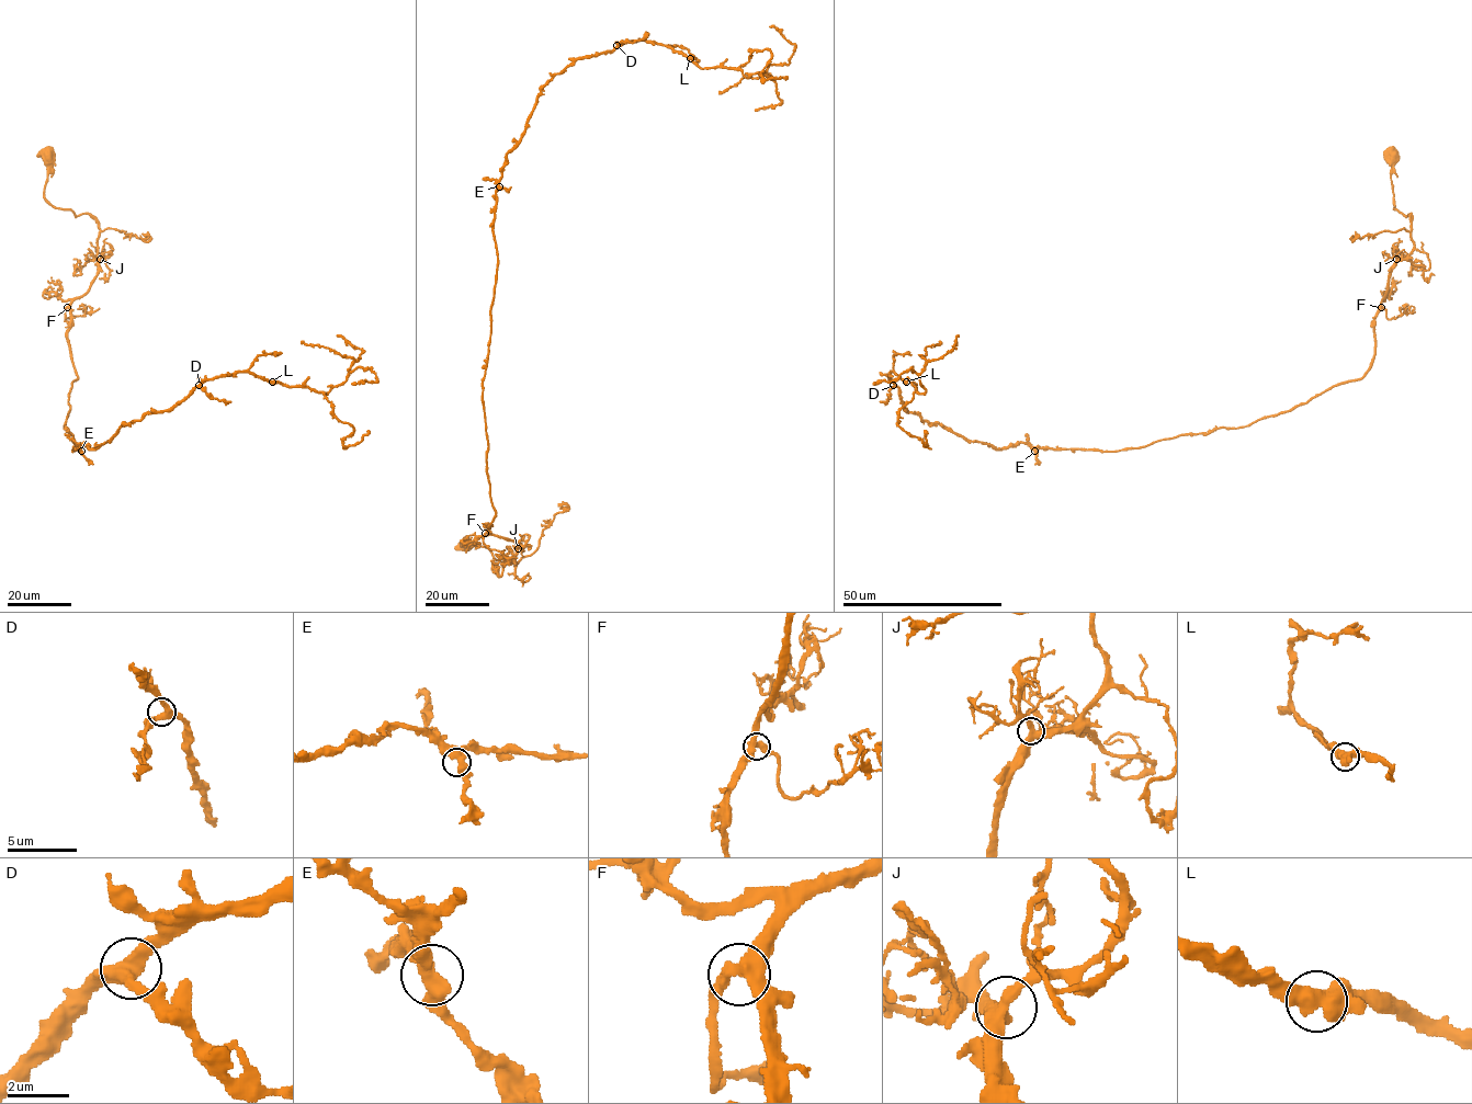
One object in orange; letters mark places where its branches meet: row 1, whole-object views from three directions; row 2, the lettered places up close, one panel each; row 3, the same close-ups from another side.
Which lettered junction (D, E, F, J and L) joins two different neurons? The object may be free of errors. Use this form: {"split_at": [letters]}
{"split_at": []}

